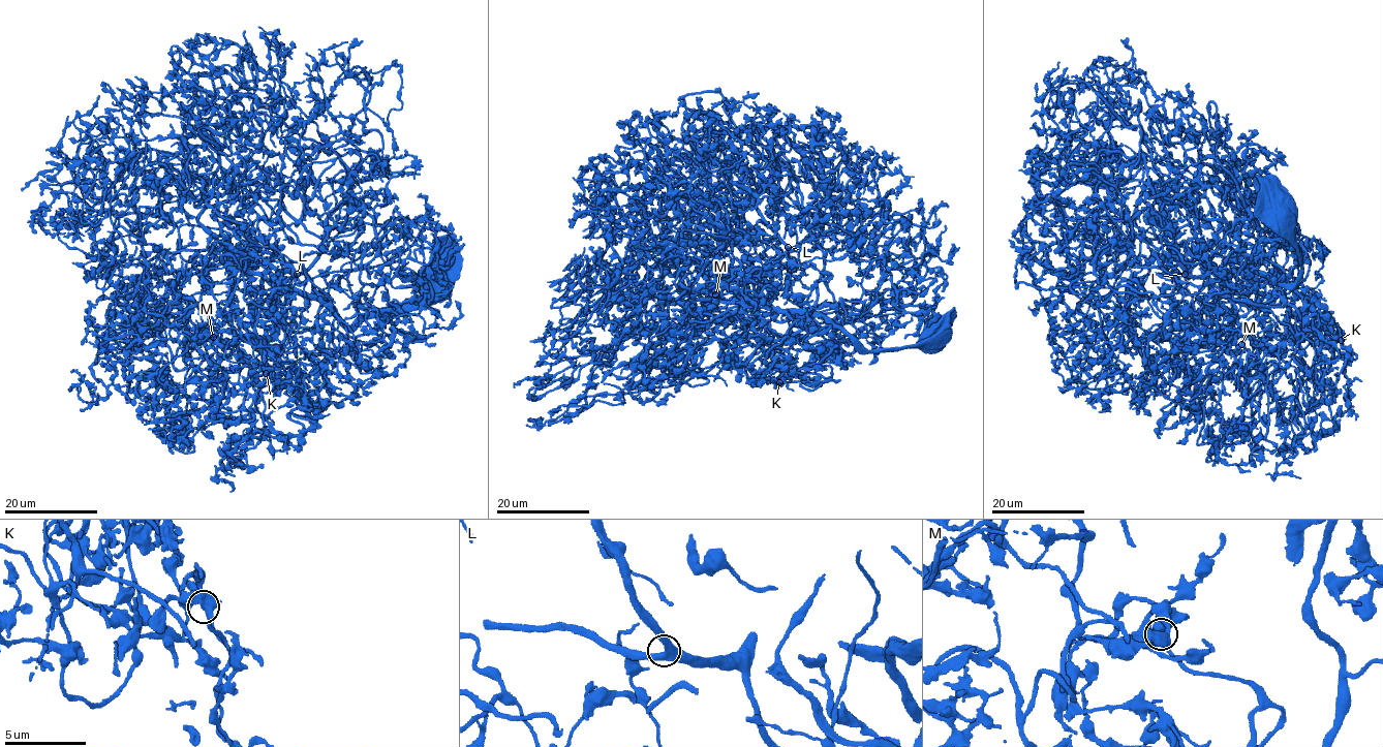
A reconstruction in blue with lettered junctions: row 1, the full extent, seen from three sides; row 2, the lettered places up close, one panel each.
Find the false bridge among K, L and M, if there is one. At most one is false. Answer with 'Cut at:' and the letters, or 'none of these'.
Cut at: none of these

